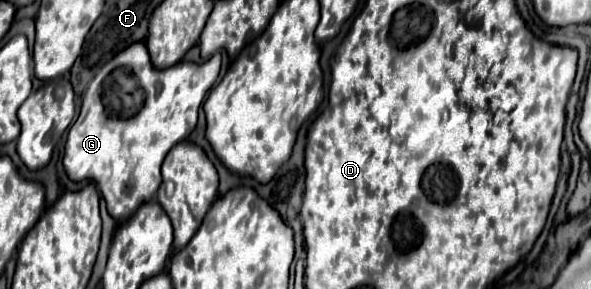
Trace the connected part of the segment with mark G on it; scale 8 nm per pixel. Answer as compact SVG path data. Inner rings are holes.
M134 43L132 47L124 49L96 73L84 93L80 115L68 131L64 153L66 175L72 181L94 181L106 201L110 217L118 223L130 219L142 203L156 197L156 191L162 183L160 167L164 157L176 143L184 141L194 131L204 95L208 95L208 91L214 87L218 75L220 53L212 55L200 65L180 61L174 67L158 71L152 67L144 43ZM116 67L130 67L138 77L138 83L142 83L142 89L146 91L144 107L132 119L108 117L102 107L100 85Z

